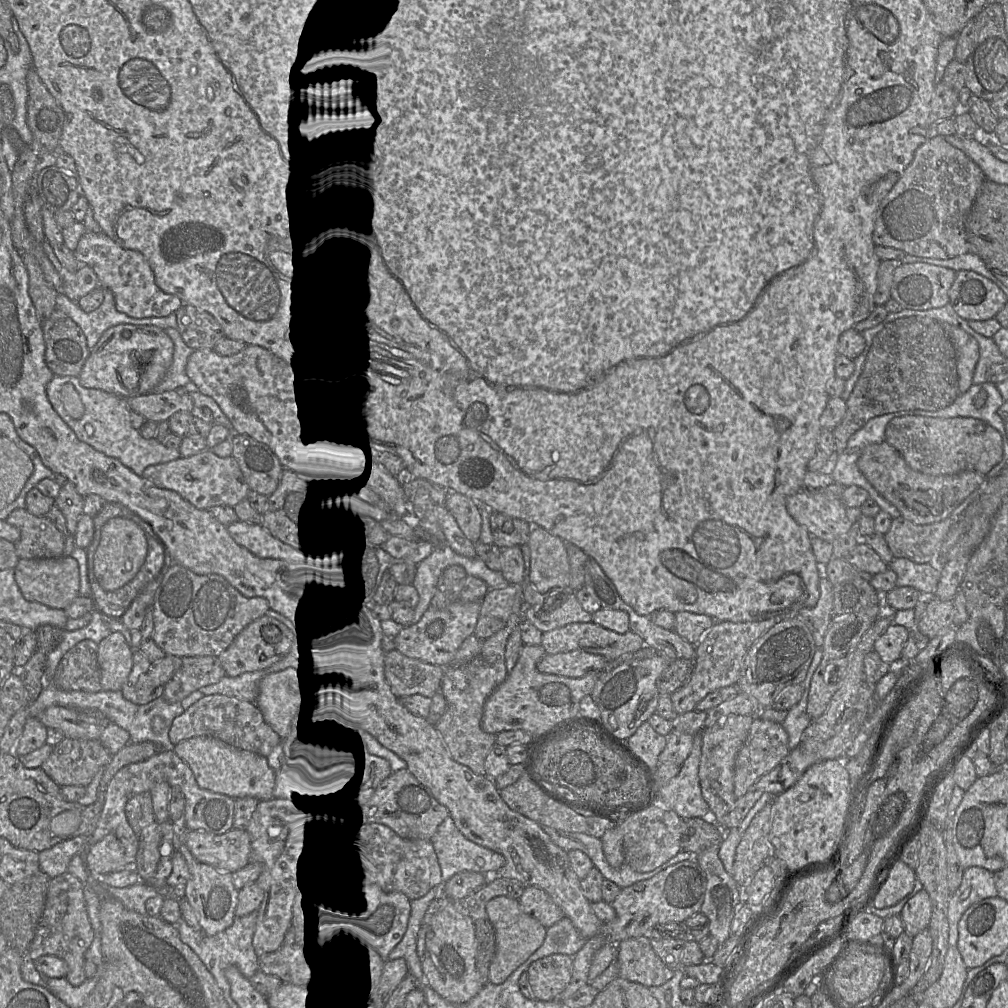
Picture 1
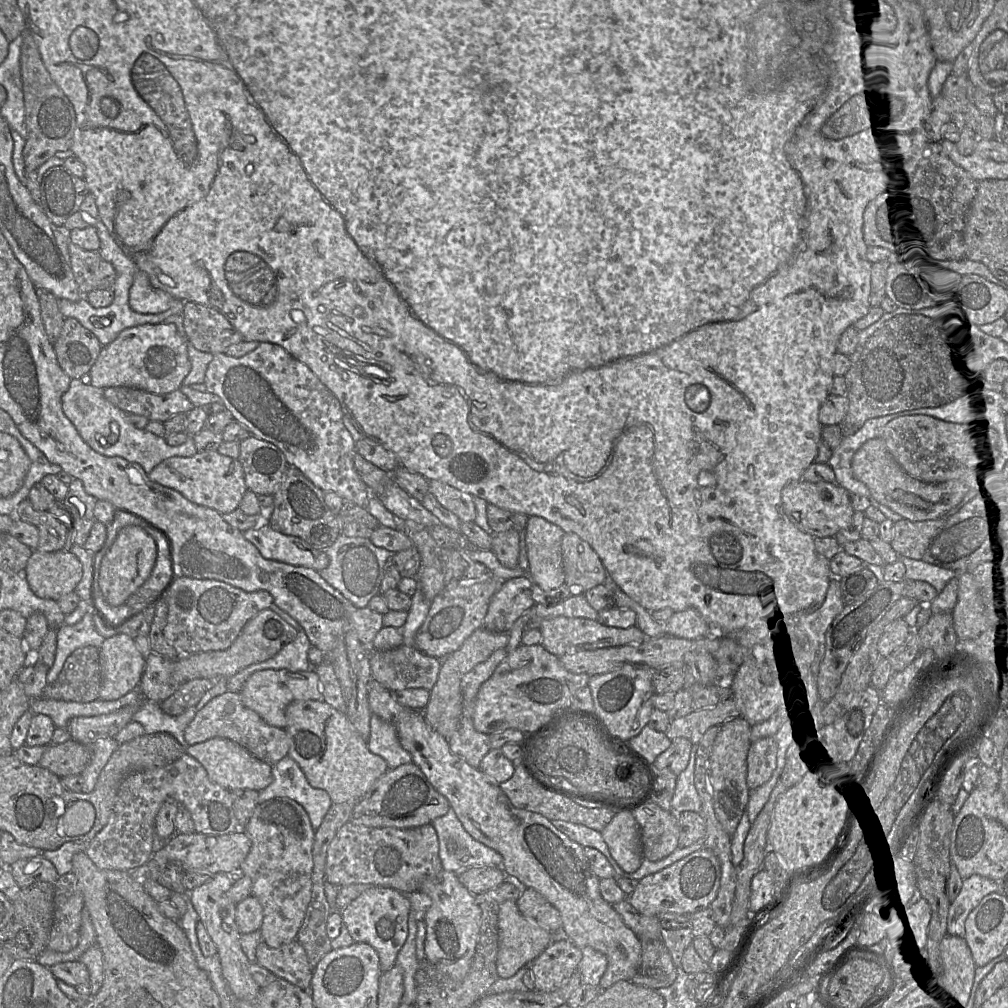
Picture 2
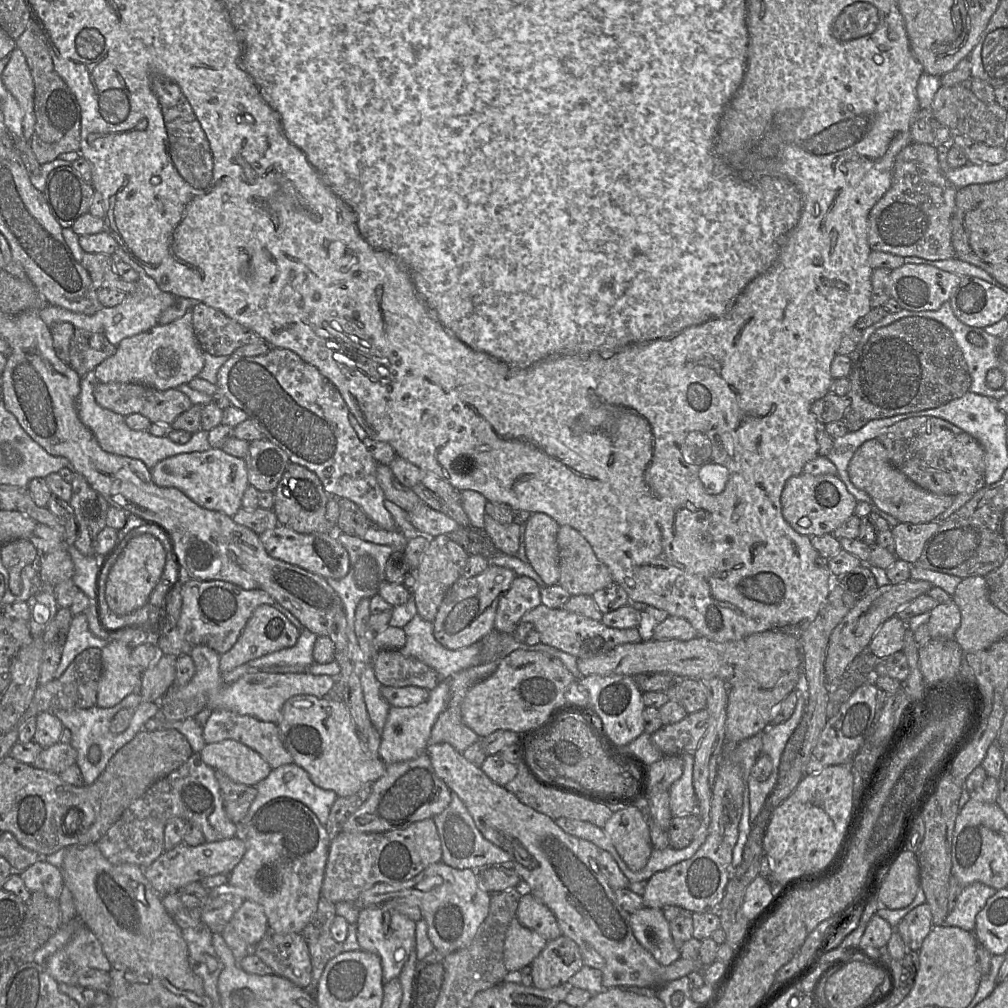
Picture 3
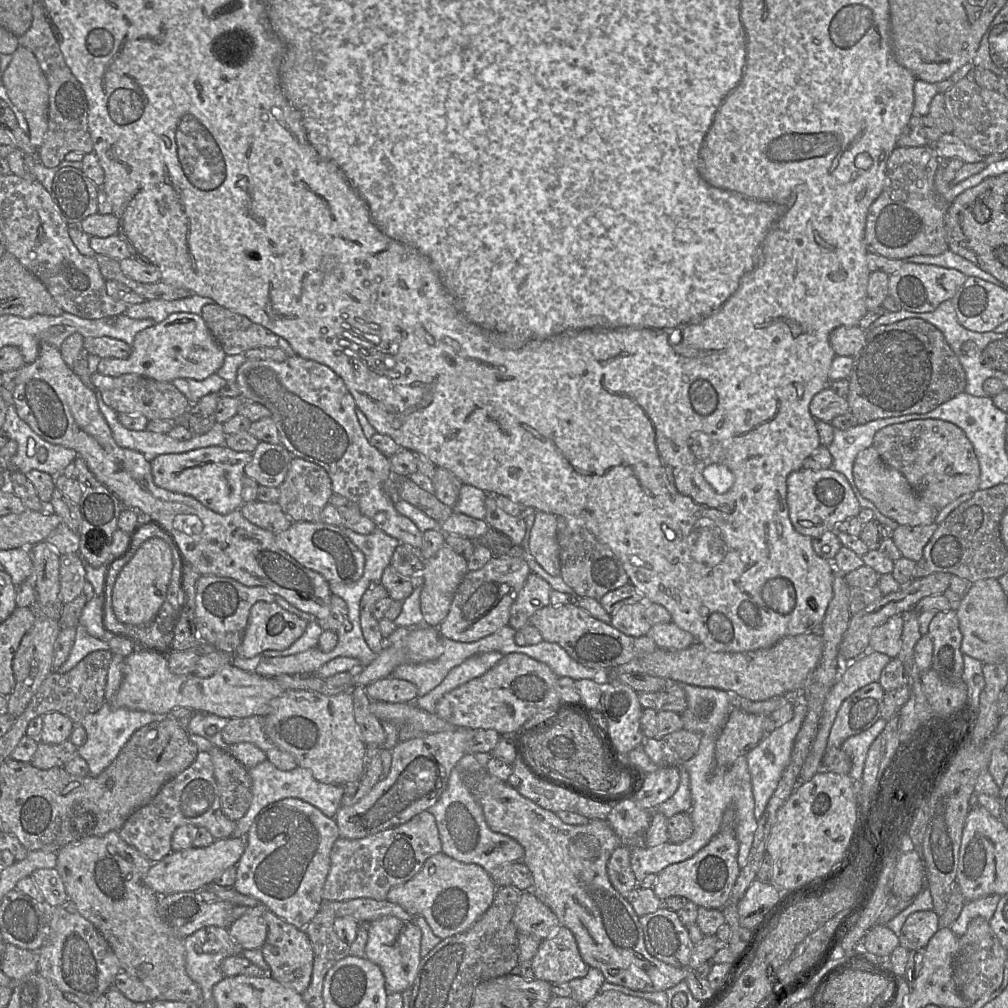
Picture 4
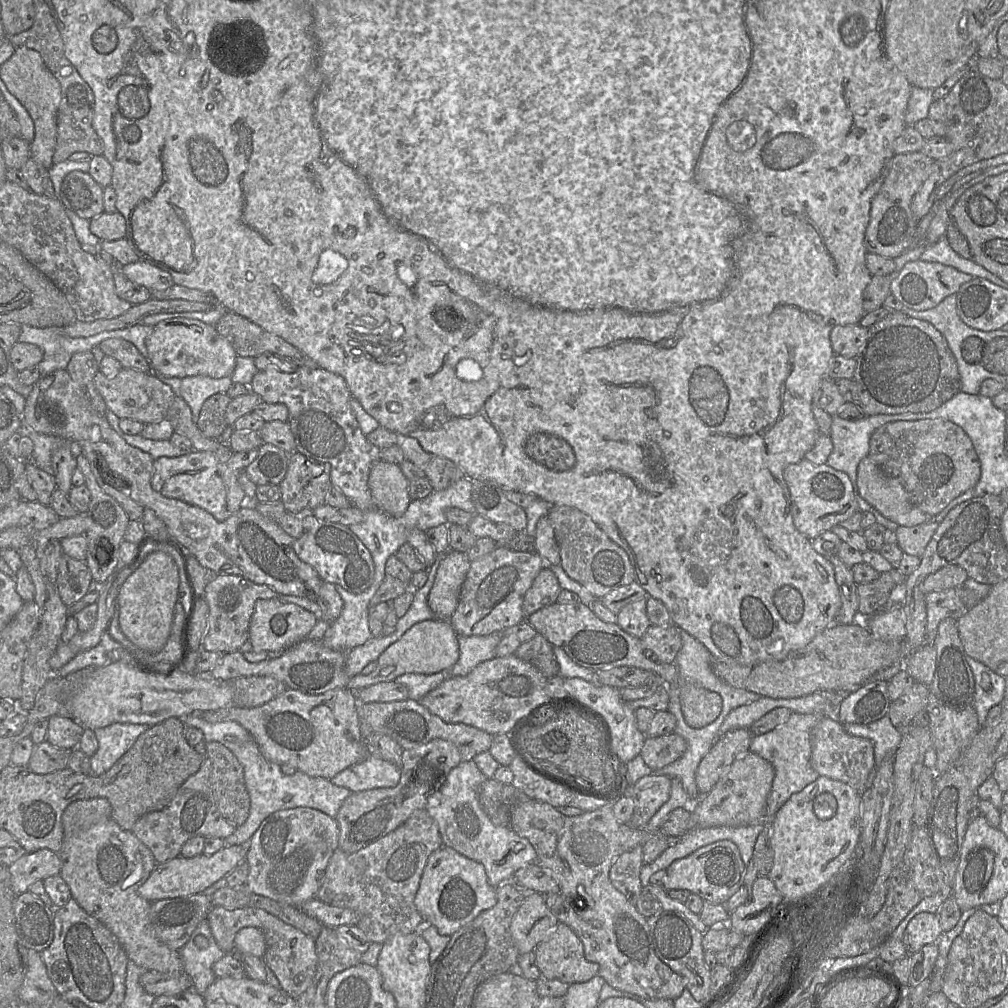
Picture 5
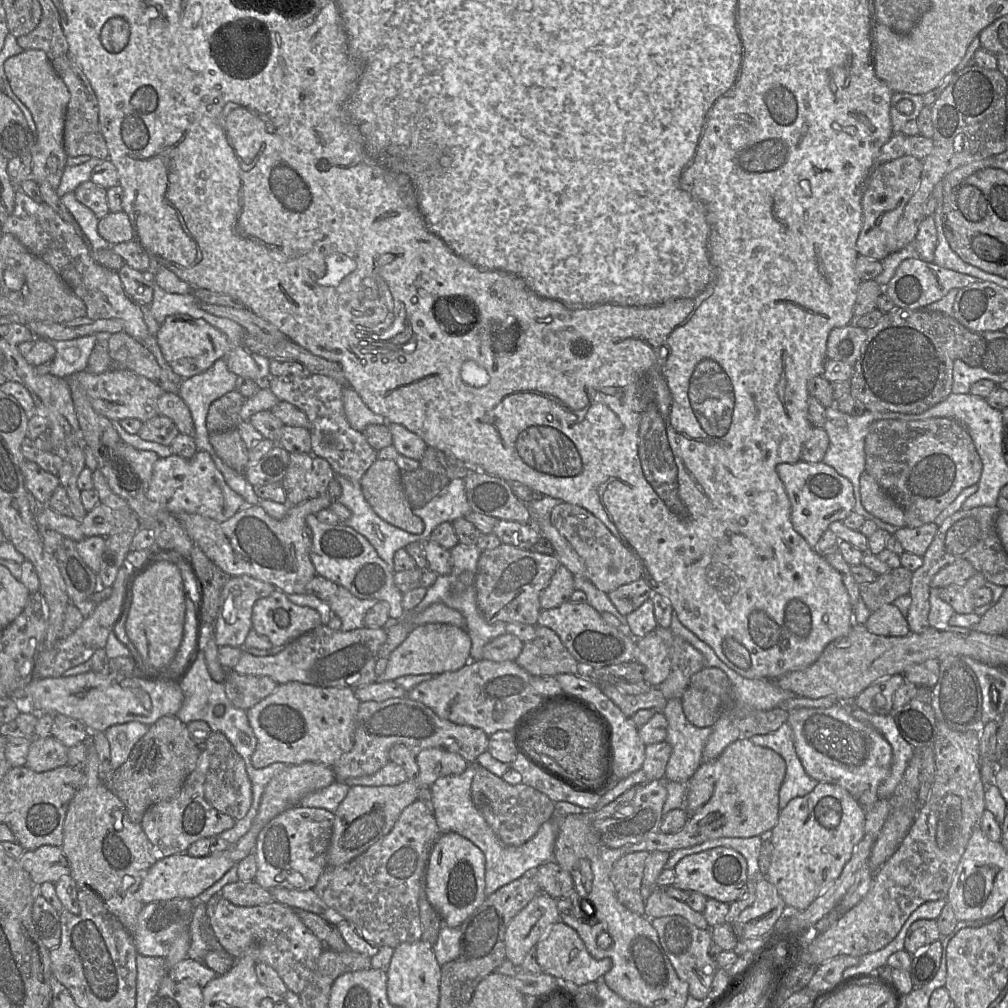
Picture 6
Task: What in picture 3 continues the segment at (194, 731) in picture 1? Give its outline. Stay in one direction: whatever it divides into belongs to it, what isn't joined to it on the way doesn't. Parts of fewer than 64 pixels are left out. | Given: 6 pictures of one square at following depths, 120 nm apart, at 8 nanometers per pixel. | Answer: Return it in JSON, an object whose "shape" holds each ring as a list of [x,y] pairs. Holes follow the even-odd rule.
{"shape":[[[213,710],[202,726],[202,733],[206,743],[232,739],[248,746],[259,753],[273,769],[293,762],[292,755],[281,740],[279,727],[274,722],[261,721],[252,716],[240,715],[228,710]]]}

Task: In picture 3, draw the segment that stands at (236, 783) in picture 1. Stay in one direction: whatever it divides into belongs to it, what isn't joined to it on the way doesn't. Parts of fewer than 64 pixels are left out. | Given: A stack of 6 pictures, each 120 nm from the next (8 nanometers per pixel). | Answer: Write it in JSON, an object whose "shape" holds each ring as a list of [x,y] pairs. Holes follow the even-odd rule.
{"shape":[[[232,739],[206,743],[199,754],[206,765],[242,784],[256,786],[272,769],[259,753]]]}

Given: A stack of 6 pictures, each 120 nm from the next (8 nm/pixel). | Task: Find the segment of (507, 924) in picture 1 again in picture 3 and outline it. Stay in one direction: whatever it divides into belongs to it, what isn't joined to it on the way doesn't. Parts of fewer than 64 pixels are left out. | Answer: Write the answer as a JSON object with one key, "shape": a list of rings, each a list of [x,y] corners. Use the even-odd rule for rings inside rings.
{"shape":[[[516,916],[506,932],[504,965],[508,972],[530,965],[547,944],[537,932],[522,926]]]}

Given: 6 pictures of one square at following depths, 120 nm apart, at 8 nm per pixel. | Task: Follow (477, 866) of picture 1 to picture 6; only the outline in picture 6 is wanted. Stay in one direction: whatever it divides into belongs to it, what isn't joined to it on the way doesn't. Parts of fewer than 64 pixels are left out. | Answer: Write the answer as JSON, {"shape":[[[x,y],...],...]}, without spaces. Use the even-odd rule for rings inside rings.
{"shape":[[[469,764],[466,770],[457,775],[438,778],[431,786],[433,814],[442,834],[456,832],[473,842],[485,855],[485,894],[494,893],[497,889],[525,874],[530,874],[541,864],[553,859],[558,825],[554,816],[543,823],[537,833],[520,846],[504,844],[493,829],[479,813],[471,798],[472,780],[475,775],[474,765]]]}

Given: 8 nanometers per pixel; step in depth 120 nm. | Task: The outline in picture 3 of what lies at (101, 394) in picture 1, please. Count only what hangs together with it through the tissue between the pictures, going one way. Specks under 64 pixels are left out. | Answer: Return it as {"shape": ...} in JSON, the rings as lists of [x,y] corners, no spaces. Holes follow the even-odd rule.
{"shape":[[[80,380],[80,393],[77,398],[77,413],[81,422],[91,430],[101,448],[112,454],[141,460],[149,469],[159,461],[182,453],[202,452],[211,448],[208,442],[208,431],[200,430],[191,435],[185,444],[177,444],[167,436],[156,437],[148,430],[132,430],[125,422],[125,417],[97,404],[93,395],[93,385],[88,380]]]}

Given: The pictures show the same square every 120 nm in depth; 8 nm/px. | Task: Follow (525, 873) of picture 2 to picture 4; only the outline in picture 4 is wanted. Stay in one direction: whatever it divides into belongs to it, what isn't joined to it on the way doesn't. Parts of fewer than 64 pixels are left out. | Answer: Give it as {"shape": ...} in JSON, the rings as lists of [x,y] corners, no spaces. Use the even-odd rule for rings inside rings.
{"shape":[[[487,772],[480,776],[469,775],[467,778],[472,784],[472,792],[483,810],[488,827],[493,832],[515,839],[524,848],[522,862],[533,875],[532,892],[552,910],[560,925],[571,930],[582,960],[590,968],[599,969],[607,982],[643,992],[666,991],[685,980],[688,972],[693,972],[701,964],[711,961],[715,953],[723,947],[716,935],[704,936],[694,945],[688,967],[675,967],[651,956],[645,946],[639,917],[608,878],[608,860],[613,851],[622,845],[622,840],[607,820],[591,820],[586,825],[565,824],[556,813],[520,795],[507,781],[501,781]]]}

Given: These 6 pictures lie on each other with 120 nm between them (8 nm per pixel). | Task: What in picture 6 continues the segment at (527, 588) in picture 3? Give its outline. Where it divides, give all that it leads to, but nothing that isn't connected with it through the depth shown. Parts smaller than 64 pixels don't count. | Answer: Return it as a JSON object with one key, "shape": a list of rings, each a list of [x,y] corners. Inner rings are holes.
{"shape":[[[560,564],[552,576],[550,584],[540,594],[541,610],[556,608],[568,602],[574,590],[573,574]]]}

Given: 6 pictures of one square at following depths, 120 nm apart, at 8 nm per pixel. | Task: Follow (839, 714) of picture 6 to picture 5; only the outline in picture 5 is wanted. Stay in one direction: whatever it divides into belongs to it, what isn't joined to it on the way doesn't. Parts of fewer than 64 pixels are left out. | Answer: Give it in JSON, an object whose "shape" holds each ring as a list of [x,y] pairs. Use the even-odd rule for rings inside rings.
{"shape":[[[824,716],[811,731],[811,765],[819,775],[844,782],[861,794],[875,776],[874,746],[869,739],[848,734],[837,719]]]}

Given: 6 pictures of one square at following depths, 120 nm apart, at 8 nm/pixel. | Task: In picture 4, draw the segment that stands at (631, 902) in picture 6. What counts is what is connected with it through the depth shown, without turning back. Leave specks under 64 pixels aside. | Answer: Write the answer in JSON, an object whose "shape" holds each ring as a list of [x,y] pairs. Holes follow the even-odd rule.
{"shape":[[[626,845],[617,847],[607,863],[607,874],[612,886],[625,897],[638,886],[631,868],[631,850]]]}

